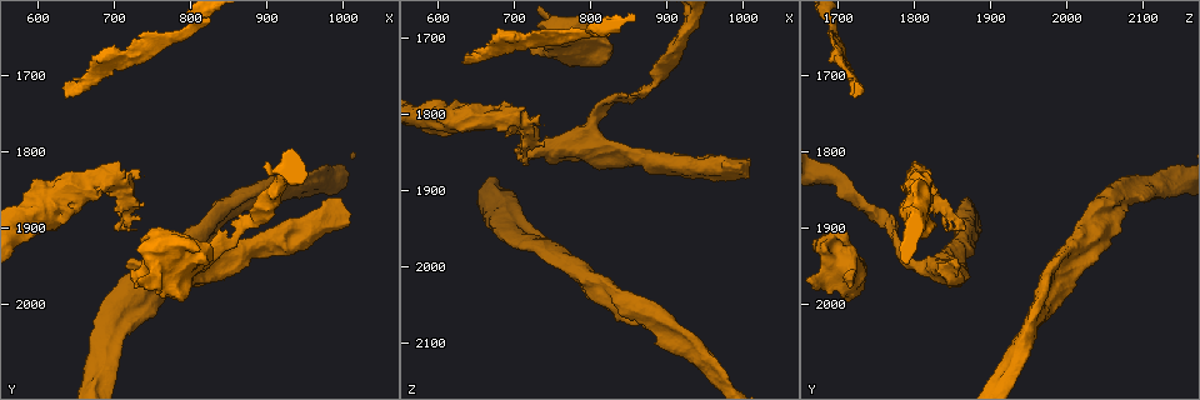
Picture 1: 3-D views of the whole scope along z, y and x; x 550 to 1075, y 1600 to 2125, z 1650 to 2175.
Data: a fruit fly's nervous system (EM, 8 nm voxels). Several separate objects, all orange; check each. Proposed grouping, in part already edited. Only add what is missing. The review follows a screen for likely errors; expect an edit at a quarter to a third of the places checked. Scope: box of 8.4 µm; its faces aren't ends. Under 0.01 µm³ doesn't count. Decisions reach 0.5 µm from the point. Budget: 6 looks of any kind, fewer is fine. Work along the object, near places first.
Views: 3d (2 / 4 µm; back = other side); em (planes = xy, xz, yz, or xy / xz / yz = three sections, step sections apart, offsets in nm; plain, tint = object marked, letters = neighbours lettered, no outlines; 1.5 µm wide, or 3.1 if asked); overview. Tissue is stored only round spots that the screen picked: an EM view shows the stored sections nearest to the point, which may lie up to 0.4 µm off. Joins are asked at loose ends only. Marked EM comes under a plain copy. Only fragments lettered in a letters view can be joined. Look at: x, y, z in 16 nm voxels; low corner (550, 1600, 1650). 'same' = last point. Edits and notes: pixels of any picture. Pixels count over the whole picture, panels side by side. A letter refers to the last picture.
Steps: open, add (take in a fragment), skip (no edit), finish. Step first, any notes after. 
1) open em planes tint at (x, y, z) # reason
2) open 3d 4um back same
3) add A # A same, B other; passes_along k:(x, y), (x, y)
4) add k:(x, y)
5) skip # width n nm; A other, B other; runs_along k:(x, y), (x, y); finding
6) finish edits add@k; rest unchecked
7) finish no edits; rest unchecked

open em xz step 4 letters at (830, 1920, 2055) # thick end

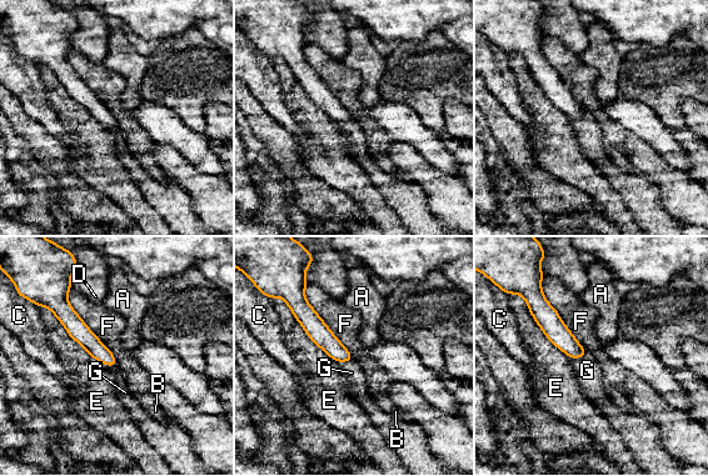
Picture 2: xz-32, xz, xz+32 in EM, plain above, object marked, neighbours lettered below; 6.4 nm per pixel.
open em planes letters same # cut it another way

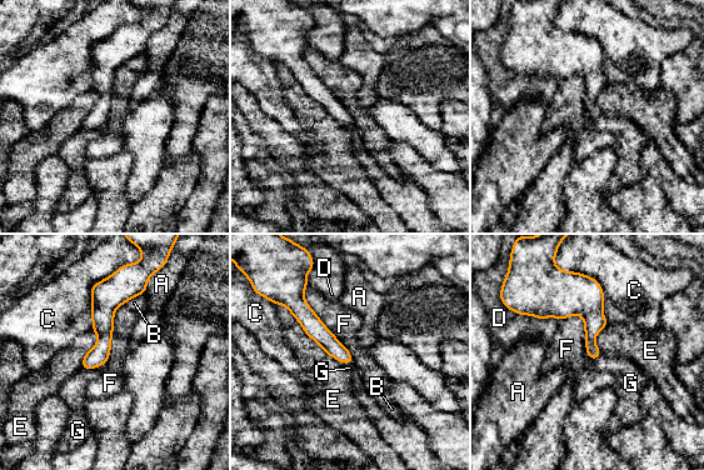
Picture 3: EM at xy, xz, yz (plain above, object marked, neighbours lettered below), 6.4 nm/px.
skip # A other, B other, C other, D other, E other, F other, G other; border 3:(308, 284), (304, 300), (354, 359); no lettered fragment goes on from it

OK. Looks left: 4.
open 3d 4um at (725, 1975, 1710) # an open end

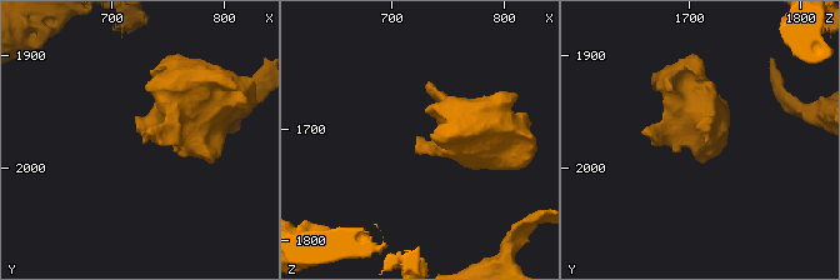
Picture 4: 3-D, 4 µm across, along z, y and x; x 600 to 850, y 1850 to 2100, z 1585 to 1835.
open em planes letters at (728, 1974, 1712)

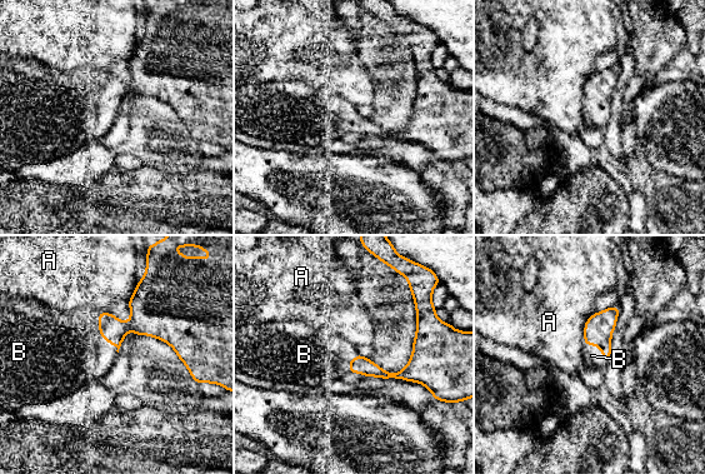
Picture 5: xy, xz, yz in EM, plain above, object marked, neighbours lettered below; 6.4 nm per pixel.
add B # longest_contact B 300 nm; A other, B same; it goes on there

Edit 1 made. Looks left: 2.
open 3d 2um at (735, 1830, 1800) # thick end

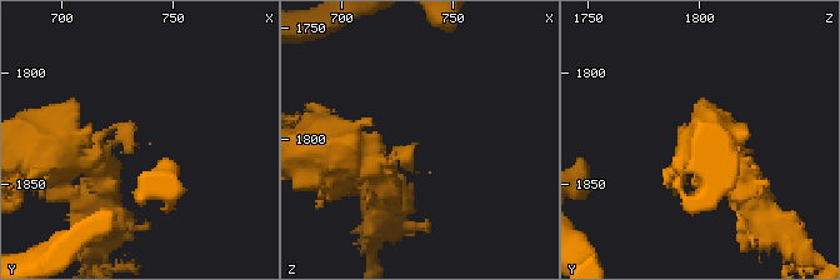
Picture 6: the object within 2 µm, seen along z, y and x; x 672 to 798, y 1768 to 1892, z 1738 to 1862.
open em planes letters at (731, 1832, 1802) # arm_widths 280, 380 nm

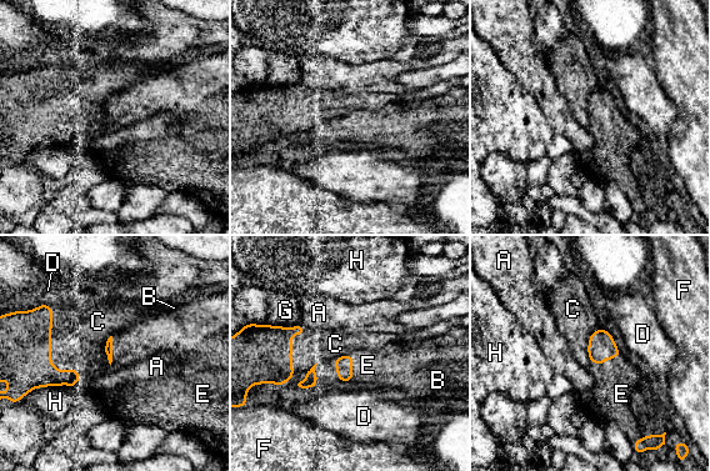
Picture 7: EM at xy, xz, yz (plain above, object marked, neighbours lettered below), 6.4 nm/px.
add C # longest_contact C 220 nm; A other, B other, C same, D other, E other, F other, G other, H other; the neuron continues

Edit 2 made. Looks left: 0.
finish edits add@5, add@7; rest unchecked

